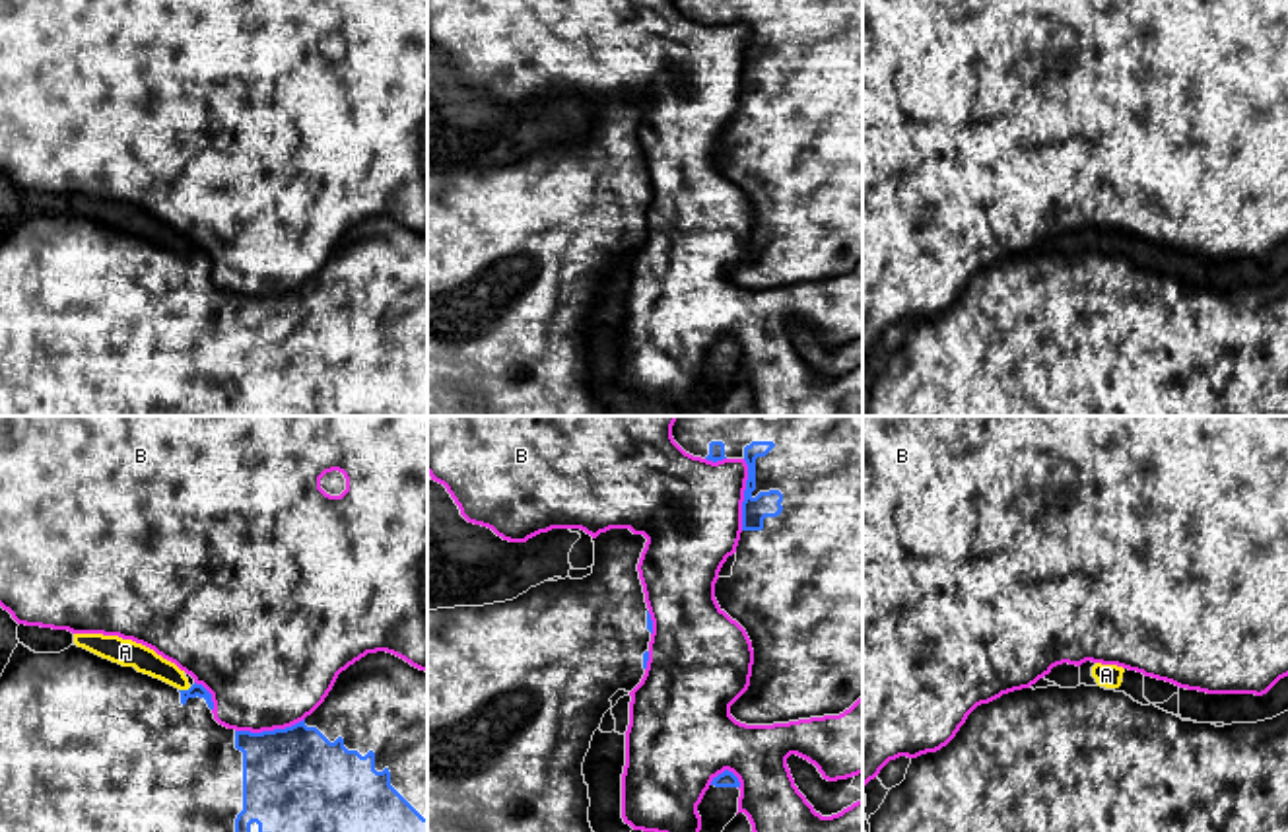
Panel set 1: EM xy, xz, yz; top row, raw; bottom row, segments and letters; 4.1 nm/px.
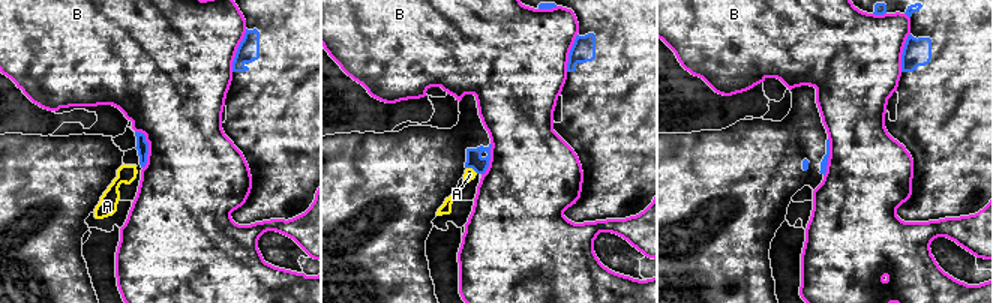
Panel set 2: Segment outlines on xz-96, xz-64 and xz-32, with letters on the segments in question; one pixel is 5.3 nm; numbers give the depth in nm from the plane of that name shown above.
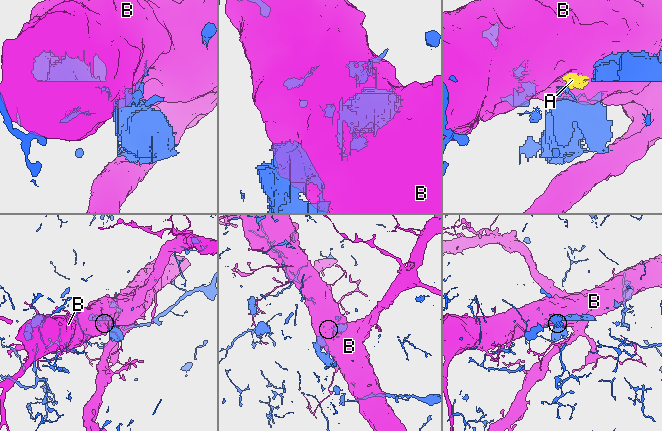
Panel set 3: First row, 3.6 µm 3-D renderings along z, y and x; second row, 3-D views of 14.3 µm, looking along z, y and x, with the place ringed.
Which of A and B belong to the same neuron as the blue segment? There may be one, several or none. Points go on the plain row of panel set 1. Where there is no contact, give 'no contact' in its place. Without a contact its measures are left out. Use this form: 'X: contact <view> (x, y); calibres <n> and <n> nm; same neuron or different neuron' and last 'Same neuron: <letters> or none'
A: contact xy (185, 255); calibres 50 and 110 nm; different neuron
B: contact xz (745, 59); calibres 110 and 440 nm; different neuron
Same neuron: none

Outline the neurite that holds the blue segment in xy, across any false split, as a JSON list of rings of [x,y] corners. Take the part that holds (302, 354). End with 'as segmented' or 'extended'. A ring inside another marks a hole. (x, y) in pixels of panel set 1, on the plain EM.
[[[17,208],[10,227],[0,241],[0,416],[427,416],[427,237],[412,231],[404,224],[387,218],[367,218],[342,235],[324,266],[303,286],[274,295],[251,297],[235,295],[214,284],[212,259],[202,249],[179,255],[159,243],[138,237],[103,224],[76,208],[60,218],[35,218]]]; extended

